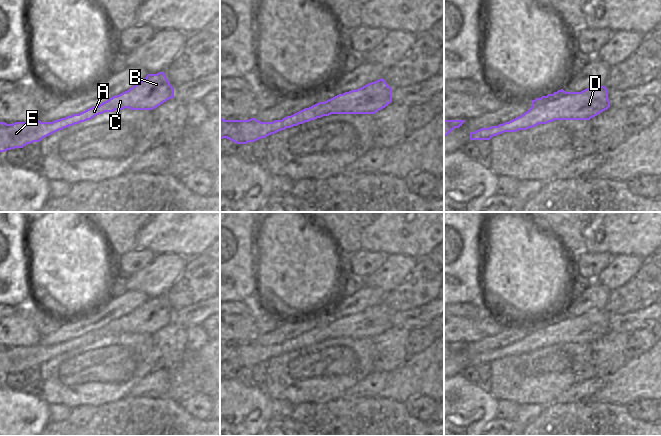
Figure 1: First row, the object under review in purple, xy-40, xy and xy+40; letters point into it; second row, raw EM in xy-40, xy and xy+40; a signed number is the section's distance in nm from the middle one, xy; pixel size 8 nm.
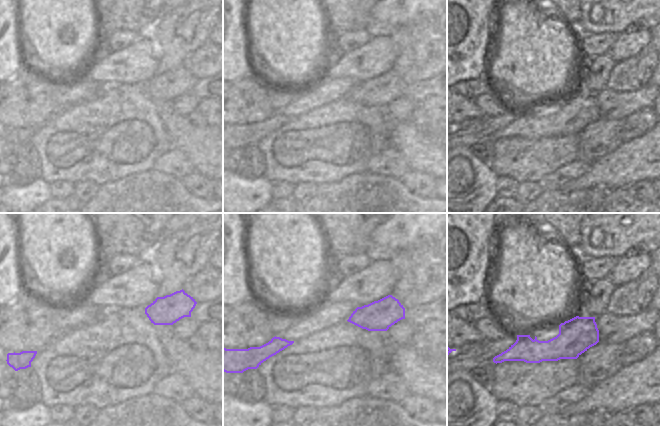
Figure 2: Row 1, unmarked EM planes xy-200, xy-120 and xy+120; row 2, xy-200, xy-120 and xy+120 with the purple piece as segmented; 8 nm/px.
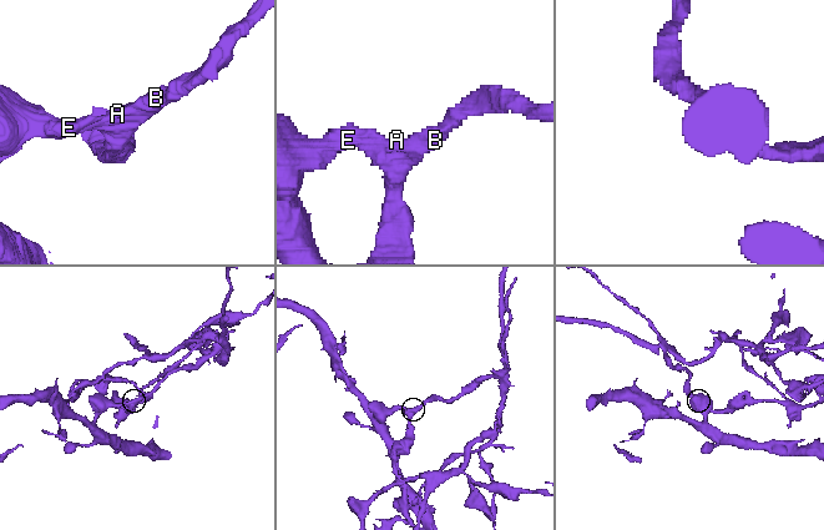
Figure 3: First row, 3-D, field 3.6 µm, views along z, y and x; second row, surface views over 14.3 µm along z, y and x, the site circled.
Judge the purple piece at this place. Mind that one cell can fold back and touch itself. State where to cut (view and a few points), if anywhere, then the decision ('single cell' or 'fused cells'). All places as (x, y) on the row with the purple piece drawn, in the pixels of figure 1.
xy+40 (497, 126), (497, 129), (503, 132) | fused cells

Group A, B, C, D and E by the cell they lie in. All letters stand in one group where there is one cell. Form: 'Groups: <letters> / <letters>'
Groups: A B C D / E.

